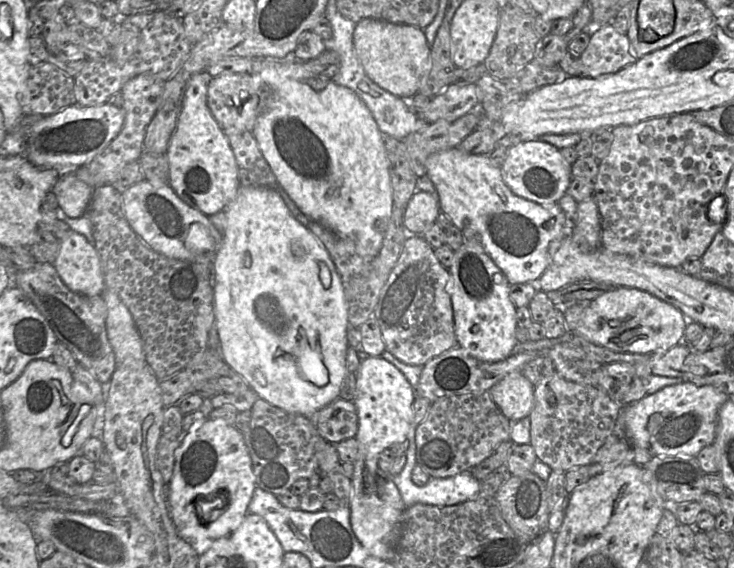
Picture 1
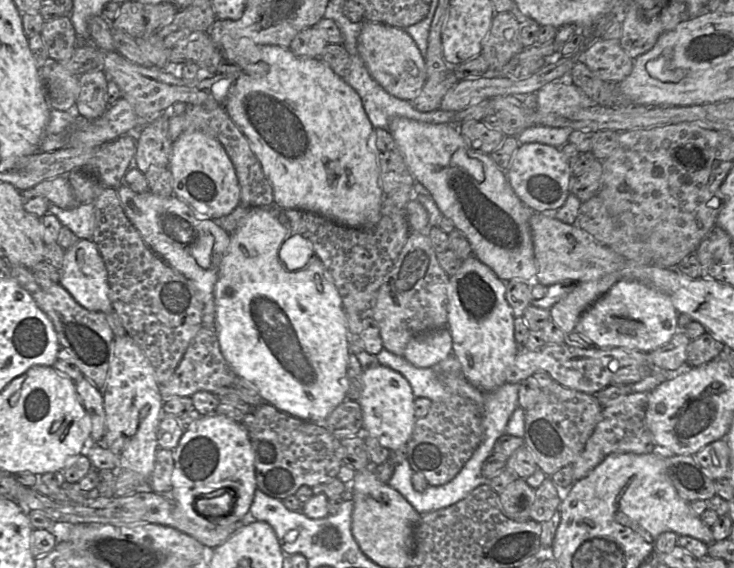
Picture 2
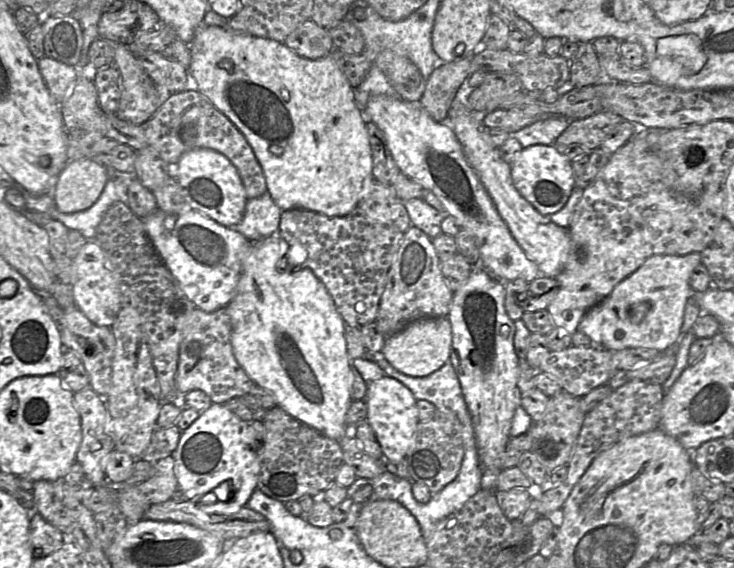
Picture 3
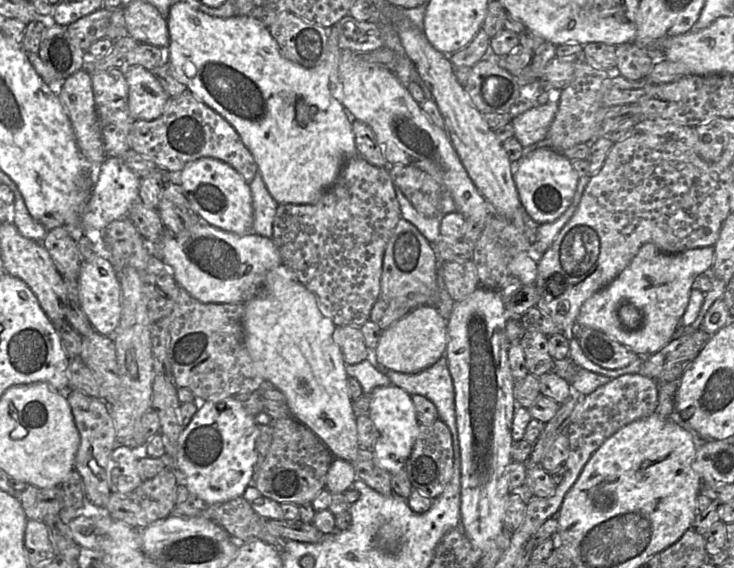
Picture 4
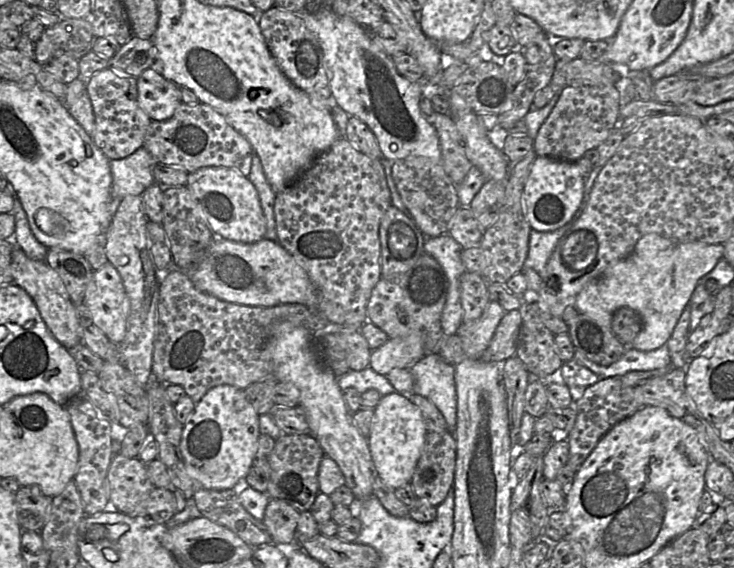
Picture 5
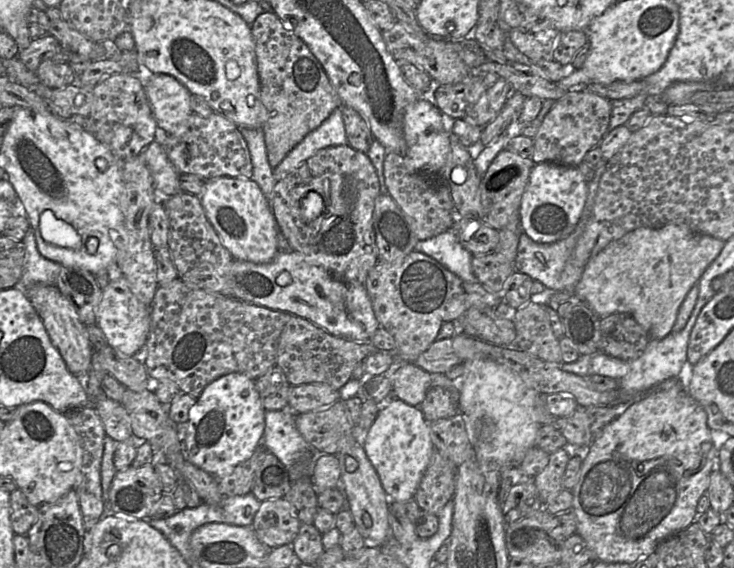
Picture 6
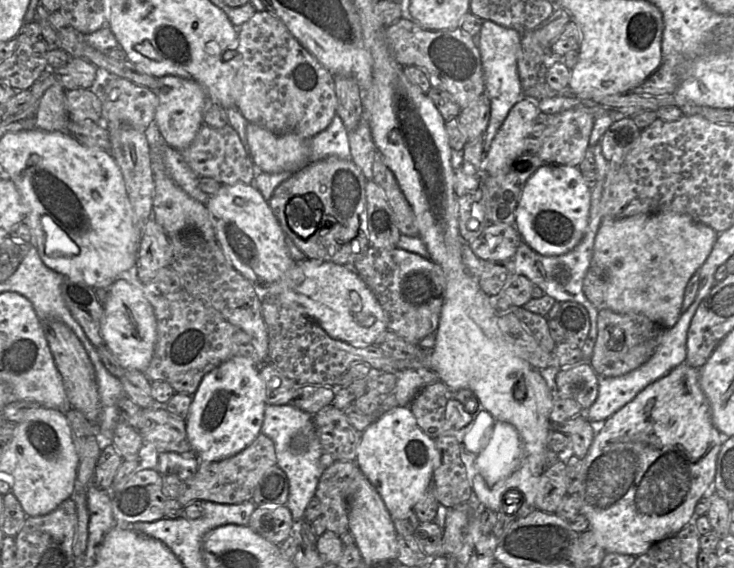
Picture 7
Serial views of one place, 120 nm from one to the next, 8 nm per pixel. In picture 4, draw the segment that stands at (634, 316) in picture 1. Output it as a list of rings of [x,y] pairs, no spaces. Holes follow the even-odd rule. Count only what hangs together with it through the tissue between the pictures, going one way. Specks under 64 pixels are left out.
[[[645,243],[640,247],[628,266],[611,283],[594,293],[582,304],[577,321],[582,326],[605,332],[641,357],[653,355],[676,336],[681,319],[688,306],[693,283],[700,274],[710,271],[714,257],[713,246],[669,254],[659,250],[653,243]],[[625,303],[634,305],[640,312],[640,321],[642,320],[642,322],[633,330],[625,328],[618,315],[619,308]]]

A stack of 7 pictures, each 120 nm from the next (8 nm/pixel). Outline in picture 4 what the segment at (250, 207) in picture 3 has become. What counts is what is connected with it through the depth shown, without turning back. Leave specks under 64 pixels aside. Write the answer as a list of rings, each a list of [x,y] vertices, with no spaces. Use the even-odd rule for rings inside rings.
[[[259,170],[249,185],[252,193],[253,233],[272,239],[273,222],[279,204],[270,195]]]

